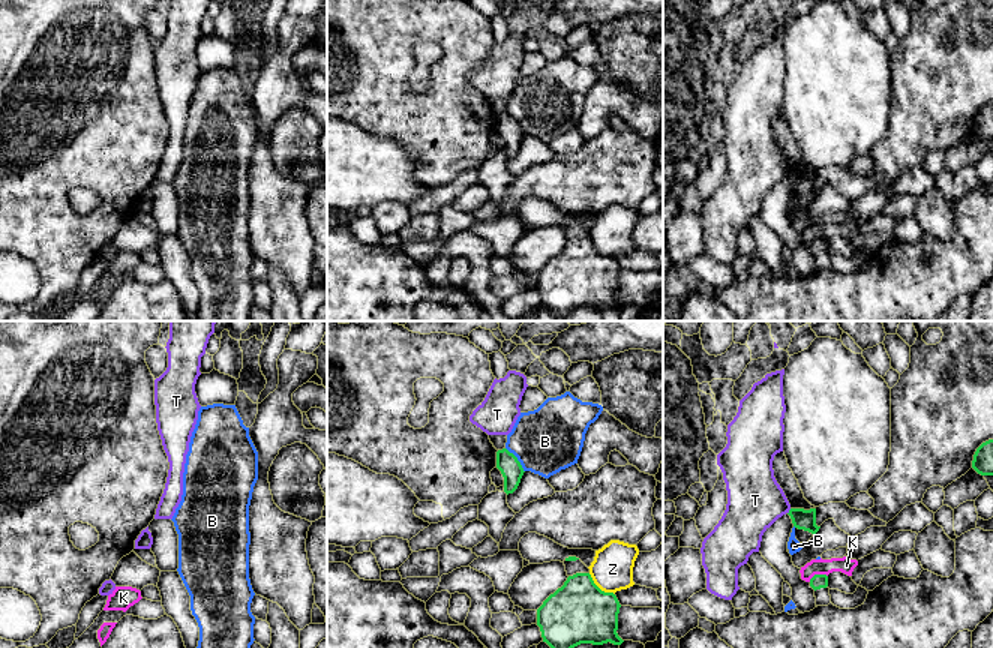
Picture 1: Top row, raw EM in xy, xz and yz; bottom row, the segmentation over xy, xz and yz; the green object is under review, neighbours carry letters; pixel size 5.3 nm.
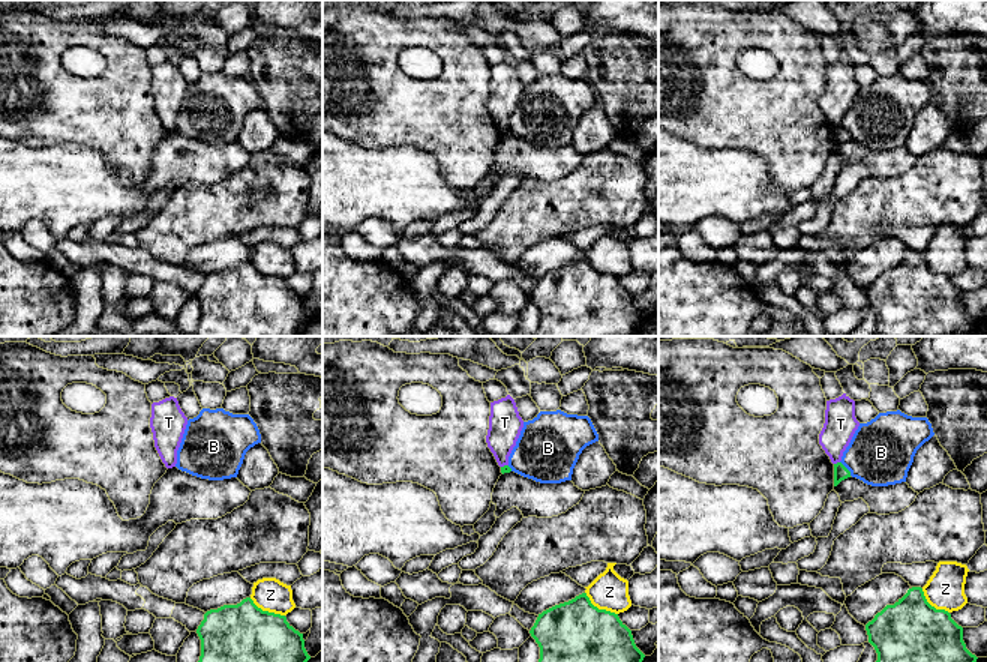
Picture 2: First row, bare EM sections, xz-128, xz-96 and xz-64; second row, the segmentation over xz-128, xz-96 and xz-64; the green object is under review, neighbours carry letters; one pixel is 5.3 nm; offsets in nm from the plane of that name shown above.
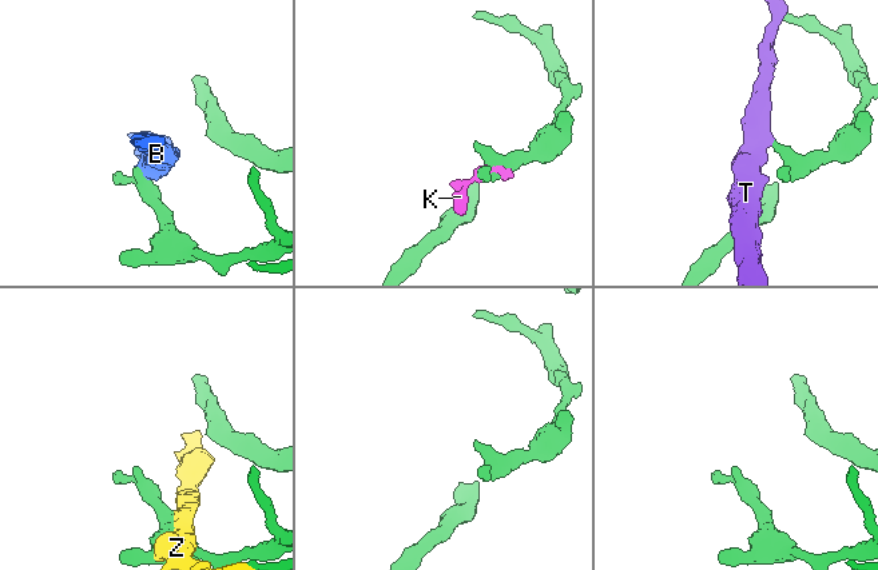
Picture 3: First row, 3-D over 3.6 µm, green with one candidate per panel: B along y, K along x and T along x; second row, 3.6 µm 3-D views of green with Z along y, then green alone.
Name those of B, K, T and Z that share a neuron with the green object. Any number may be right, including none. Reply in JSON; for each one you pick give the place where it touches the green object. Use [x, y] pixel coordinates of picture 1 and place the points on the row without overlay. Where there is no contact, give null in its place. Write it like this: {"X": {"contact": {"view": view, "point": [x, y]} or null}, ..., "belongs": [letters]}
{"belongs": []}

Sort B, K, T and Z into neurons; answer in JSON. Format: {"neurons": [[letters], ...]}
{"neurons": [["B"], ["K"], ["T"], ["Z"]]}

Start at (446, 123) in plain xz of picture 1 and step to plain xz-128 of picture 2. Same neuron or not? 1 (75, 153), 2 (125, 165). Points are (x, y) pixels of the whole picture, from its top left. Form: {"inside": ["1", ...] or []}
{"inside": ["2"]}

